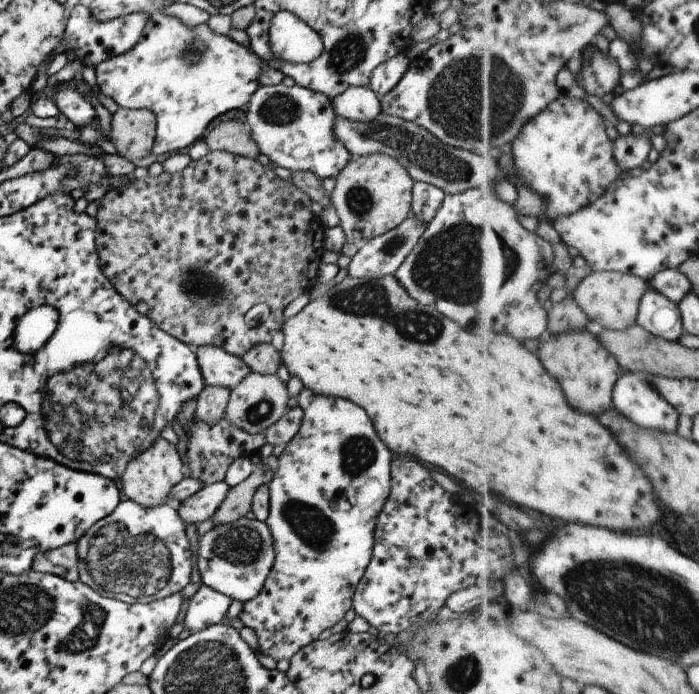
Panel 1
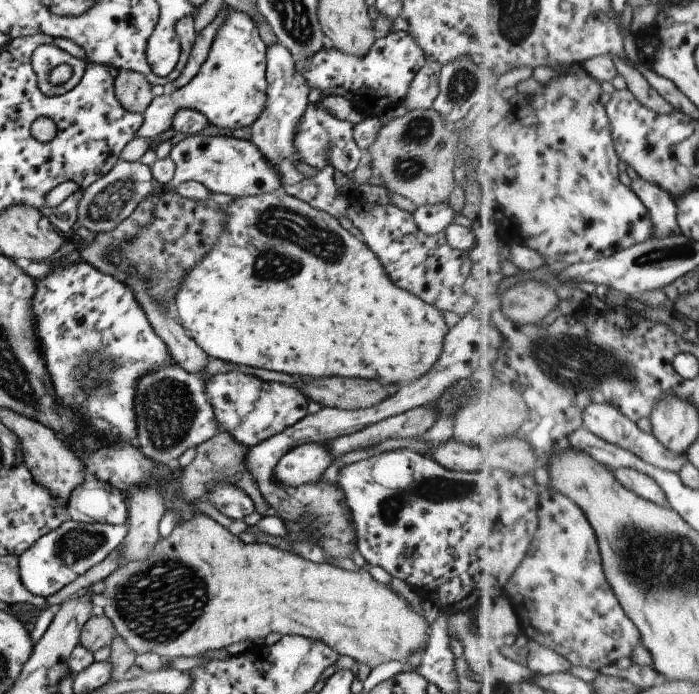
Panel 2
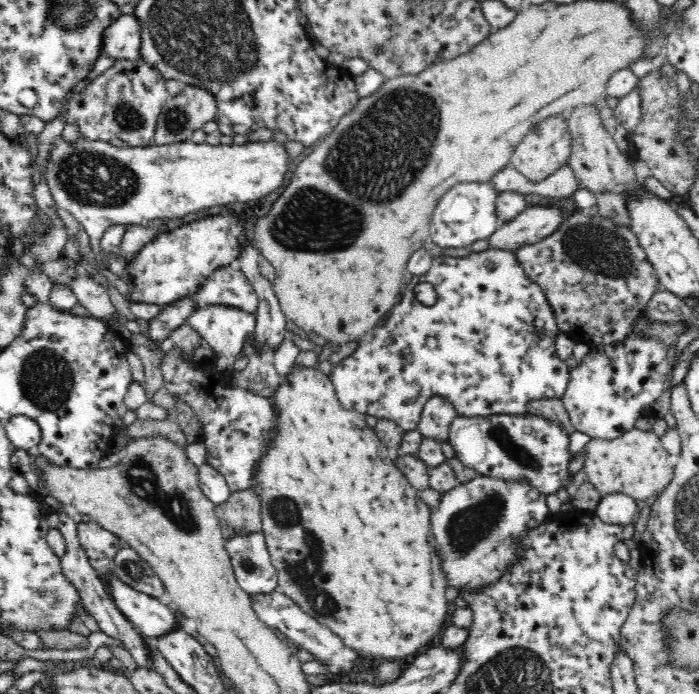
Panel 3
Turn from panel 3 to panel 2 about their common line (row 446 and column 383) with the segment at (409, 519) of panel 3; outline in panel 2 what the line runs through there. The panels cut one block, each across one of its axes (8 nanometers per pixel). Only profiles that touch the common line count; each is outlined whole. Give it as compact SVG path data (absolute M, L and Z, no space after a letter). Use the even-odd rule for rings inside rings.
M280 188L258 196L234 197L230 204L225 209L221 207L221 210L227 214L223 234L219 234L217 242L213 242L209 254L205 254L205 258L201 260L201 263L195 264L185 274L179 290L175 292L174 302L171 305L175 318L207 356L237 366L249 366L300 377L347 376L347 378L372 379L383 385L396 386L416 381L431 370L435 361L439 358L442 342L445 333L448 331L441 311L390 282L373 252L363 242L359 242L357 238L354 238L348 230L343 230L338 220L331 218L325 212L309 207L297 198L285 194Z

